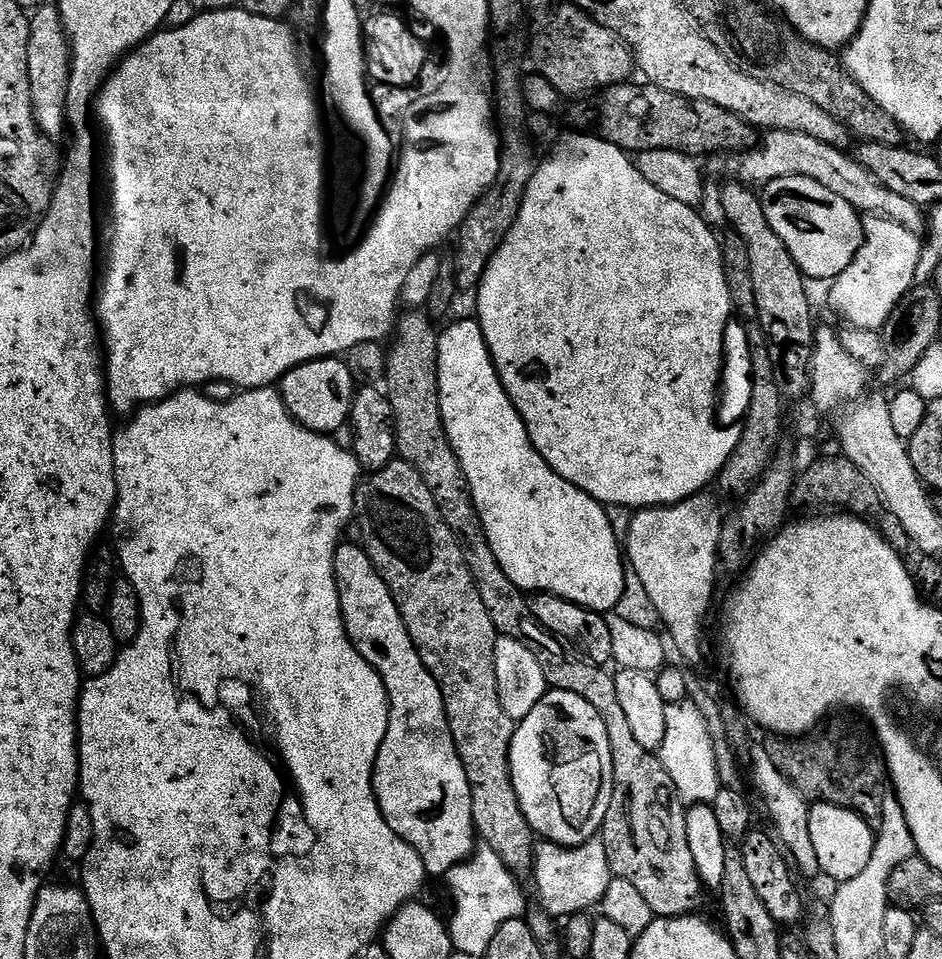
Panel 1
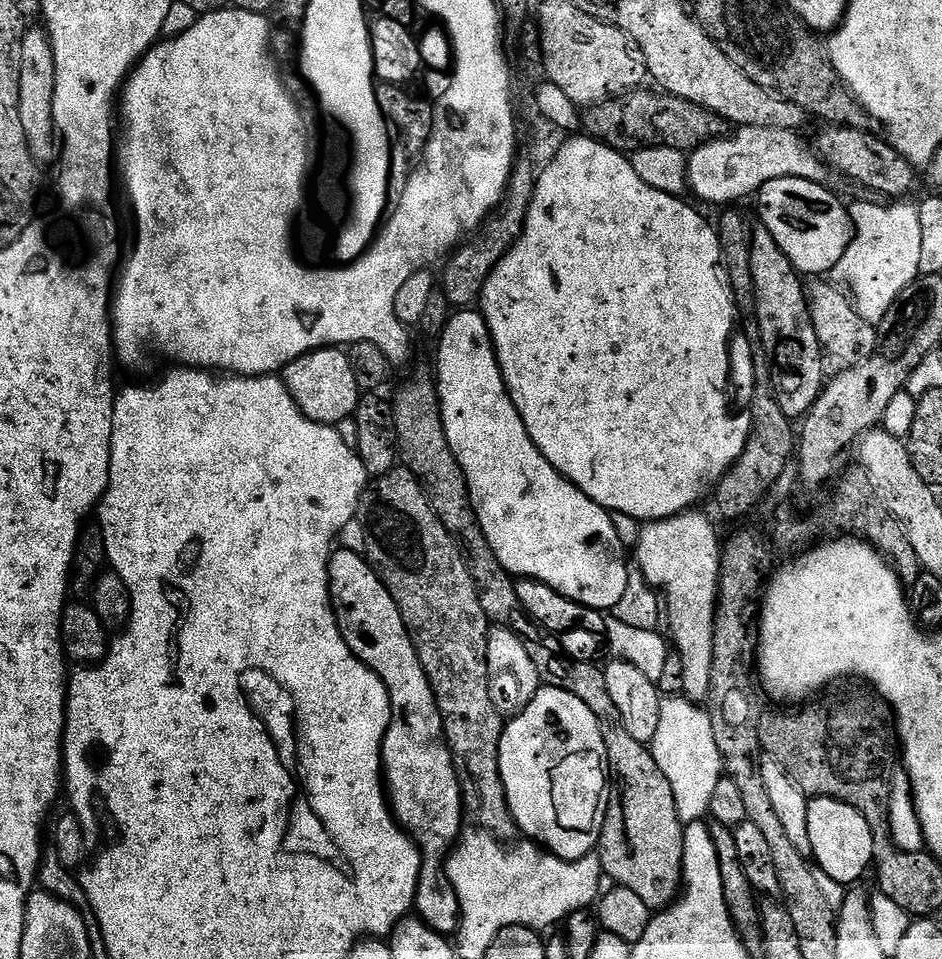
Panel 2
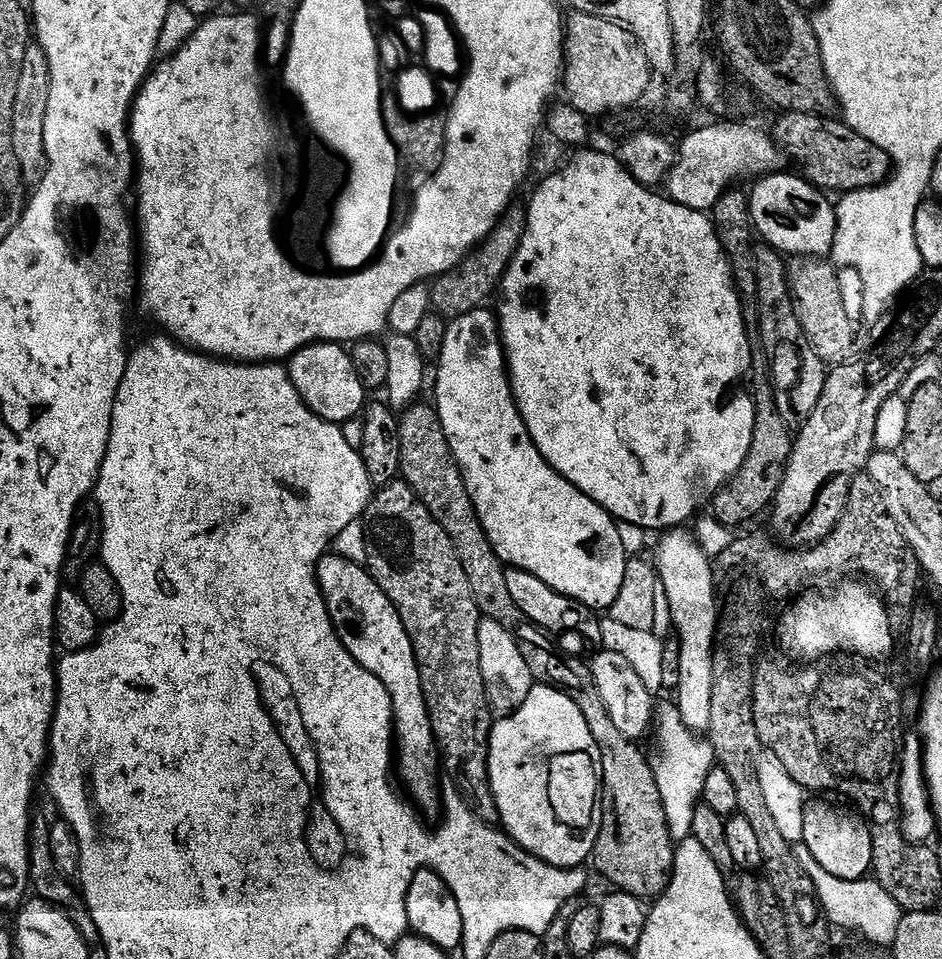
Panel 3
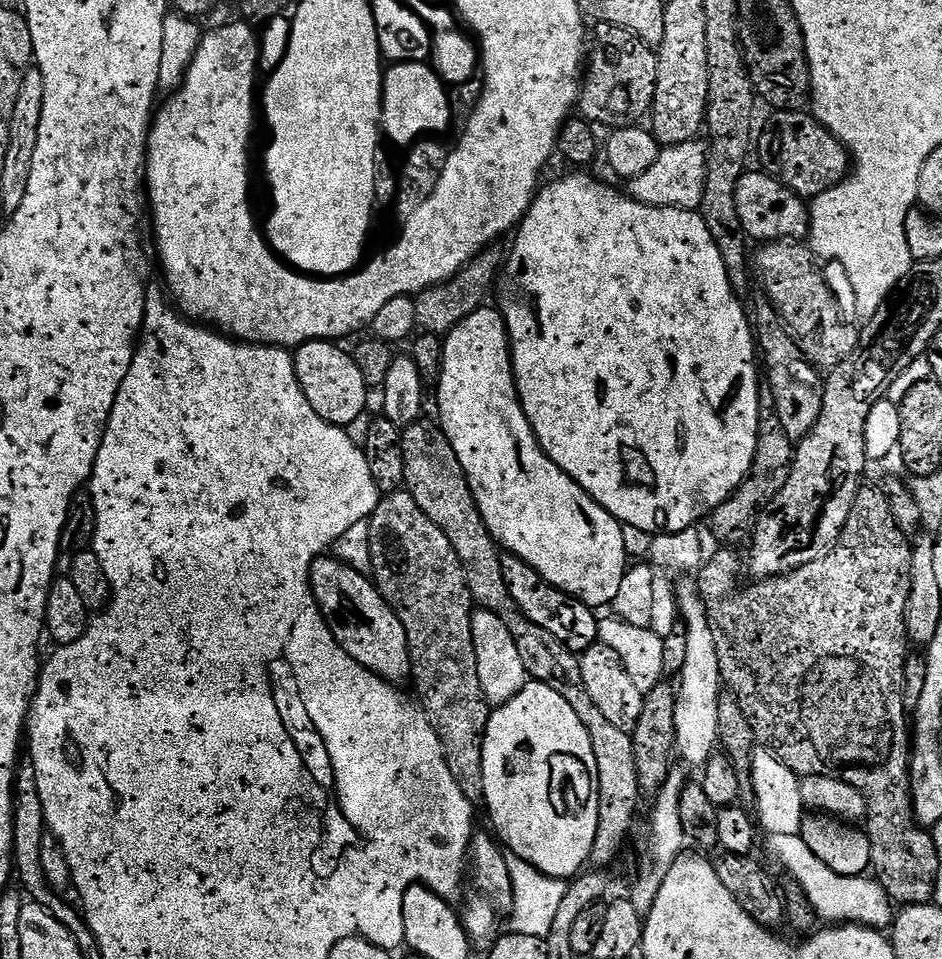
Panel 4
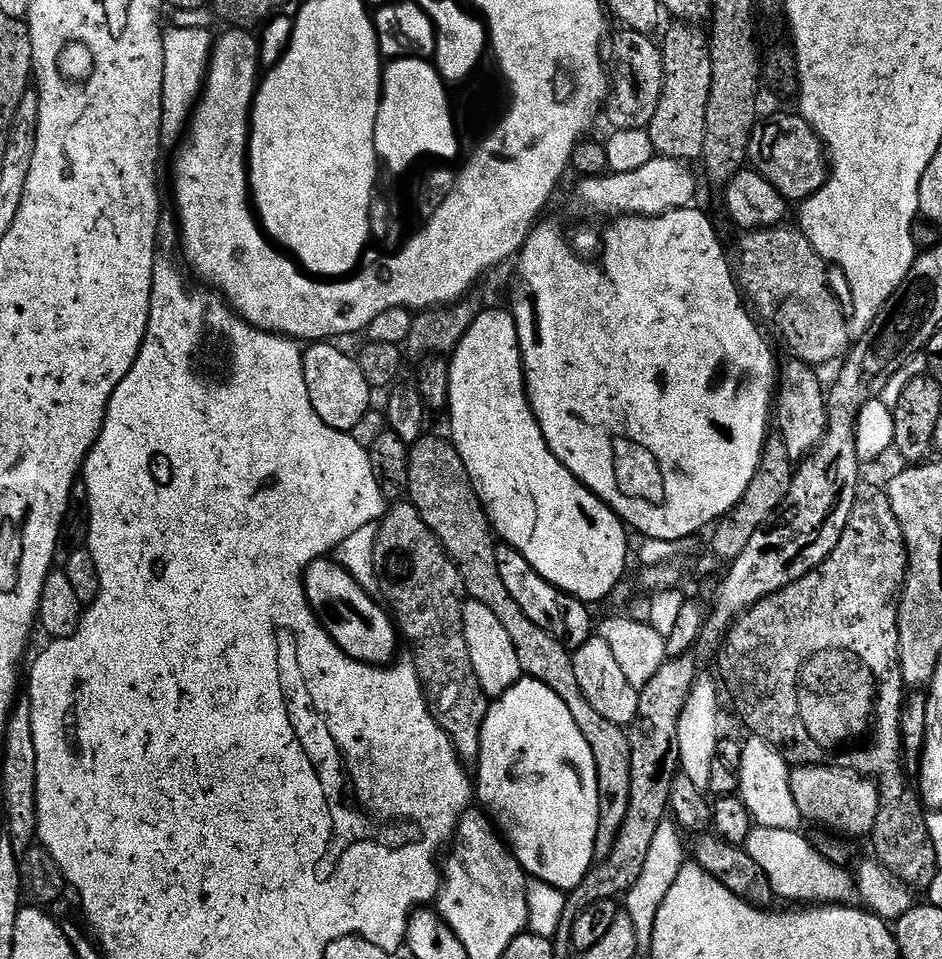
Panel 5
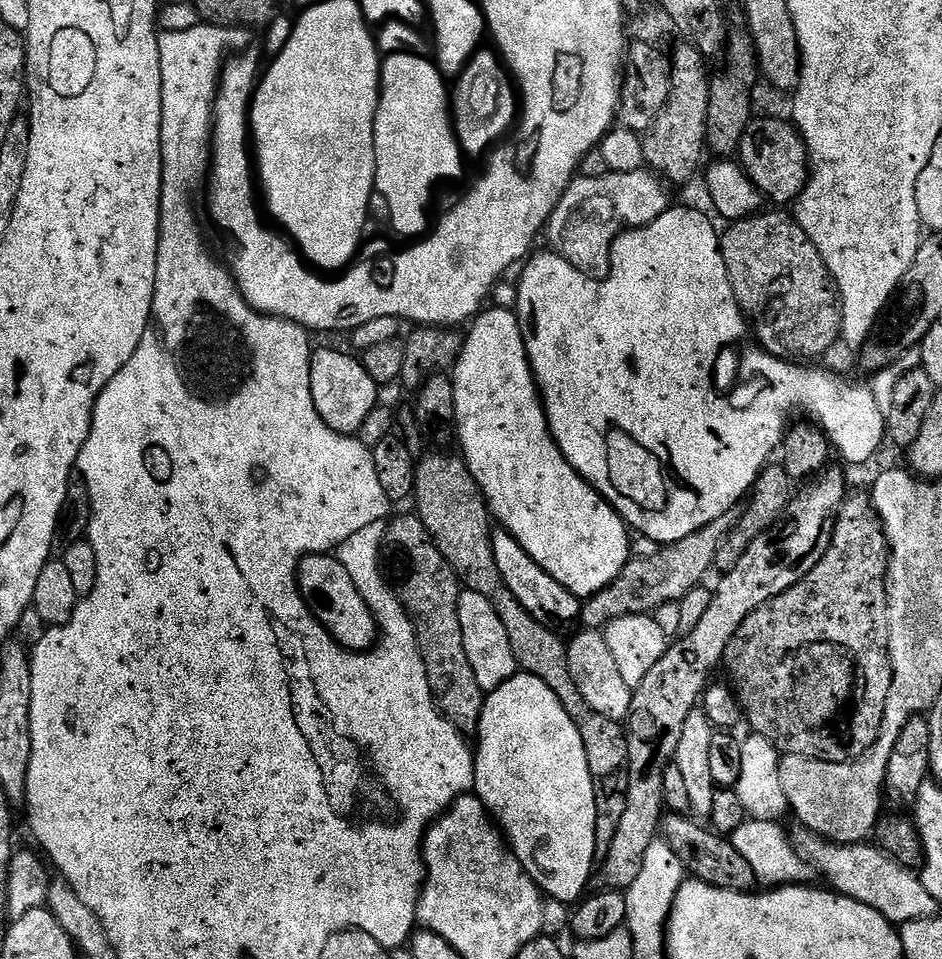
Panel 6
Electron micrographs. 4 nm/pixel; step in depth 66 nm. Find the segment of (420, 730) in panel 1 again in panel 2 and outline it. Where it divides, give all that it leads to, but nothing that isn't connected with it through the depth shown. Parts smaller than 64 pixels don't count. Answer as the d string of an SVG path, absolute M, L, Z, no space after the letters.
M337 547L328 560L328 593L332 596L332 609L342 630L342 638L346 638L346 646L350 646L355 656L367 668L374 670L378 678L382 678L390 698L392 721L384 735L380 755L382 780L386 785L388 803L396 823L416 841L416 847L420 850L420 877L416 887L415 911L444 912L448 903L456 900L456 892L452 889L446 871L446 861L466 824L464 794L460 791L460 779L456 777L452 751L444 733L444 716L438 710L434 690L426 678L426 670L422 670L422 662L406 630L406 622L402 622L402 614L394 598L390 598L390 590L386 590L382 578L378 578L367 559L346 548Z

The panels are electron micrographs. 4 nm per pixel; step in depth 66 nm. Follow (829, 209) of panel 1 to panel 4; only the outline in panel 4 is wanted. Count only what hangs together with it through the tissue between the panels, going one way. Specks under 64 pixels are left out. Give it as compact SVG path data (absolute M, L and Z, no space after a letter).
M763 170L745 171L736 187L738 218L744 227L745 237L759 242L800 242L809 235L810 208L805 197L791 192L782 182Z

